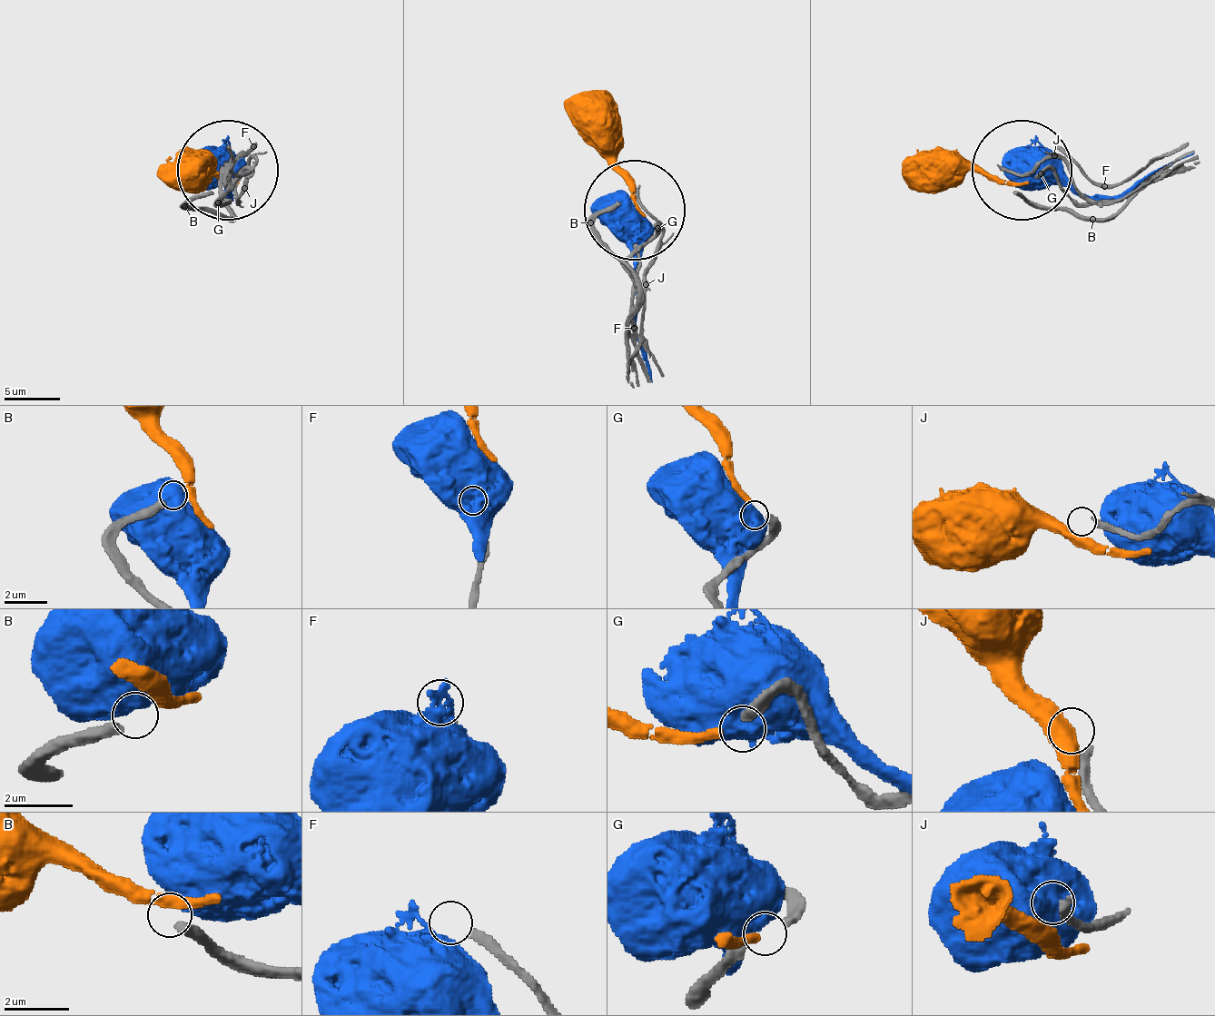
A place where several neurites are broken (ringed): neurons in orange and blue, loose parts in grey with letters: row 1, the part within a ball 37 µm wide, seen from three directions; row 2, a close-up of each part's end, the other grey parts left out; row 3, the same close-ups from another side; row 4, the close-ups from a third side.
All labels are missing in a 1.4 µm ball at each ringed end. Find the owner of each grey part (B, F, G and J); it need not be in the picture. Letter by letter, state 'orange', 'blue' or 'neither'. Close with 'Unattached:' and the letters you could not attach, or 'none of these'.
B: neither
F: neither
G: orange
J: neither
Unattached: B, F, J

